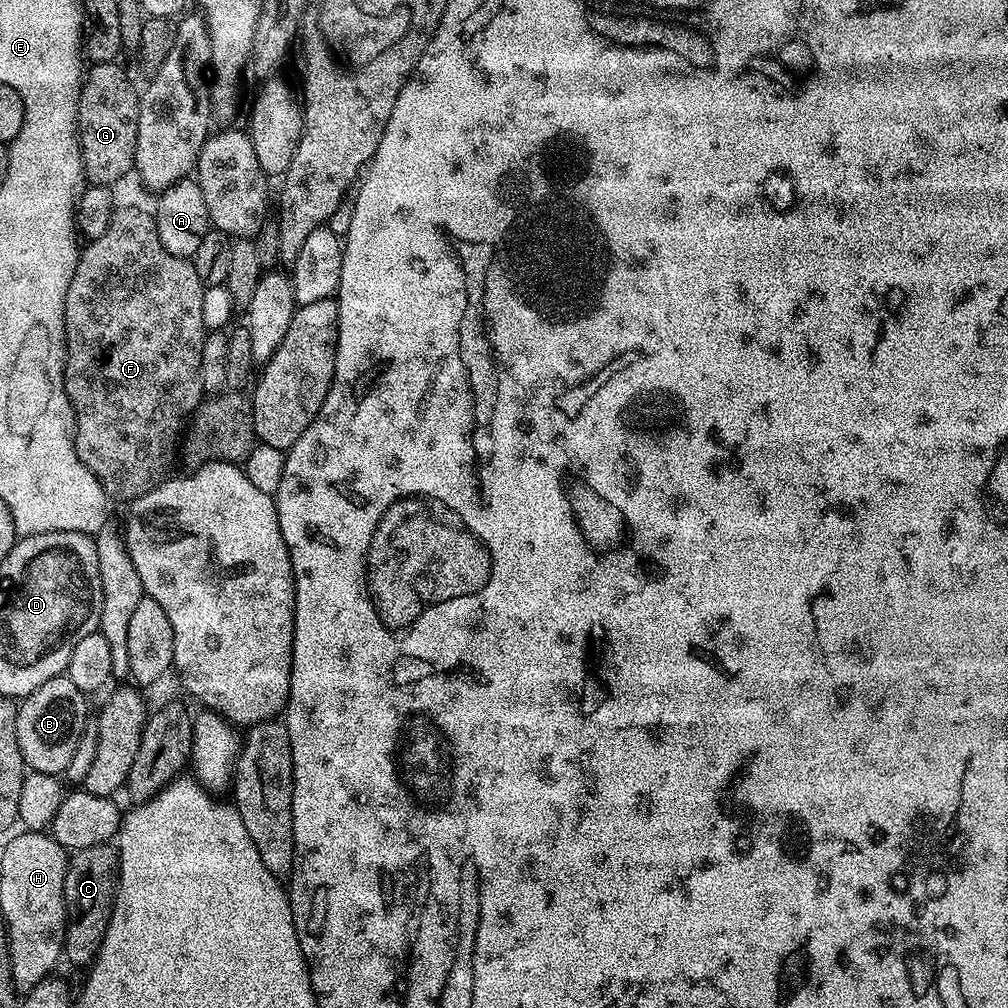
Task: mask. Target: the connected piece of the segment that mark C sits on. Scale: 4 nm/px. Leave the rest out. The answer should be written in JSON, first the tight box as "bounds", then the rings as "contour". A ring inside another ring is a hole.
{"bounds":[62,842,120,965],"contour":[[[109,842],[98,846],[77,848],[68,857],[68,873],[64,883],[64,909],[68,912],[68,922],[64,929],[64,950],[62,953],[65,961],[72,964],[91,965],[100,953],[104,944],[106,930],[110,926],[112,903],[116,900],[116,885],[120,871],[120,854],[115,843]]]}

